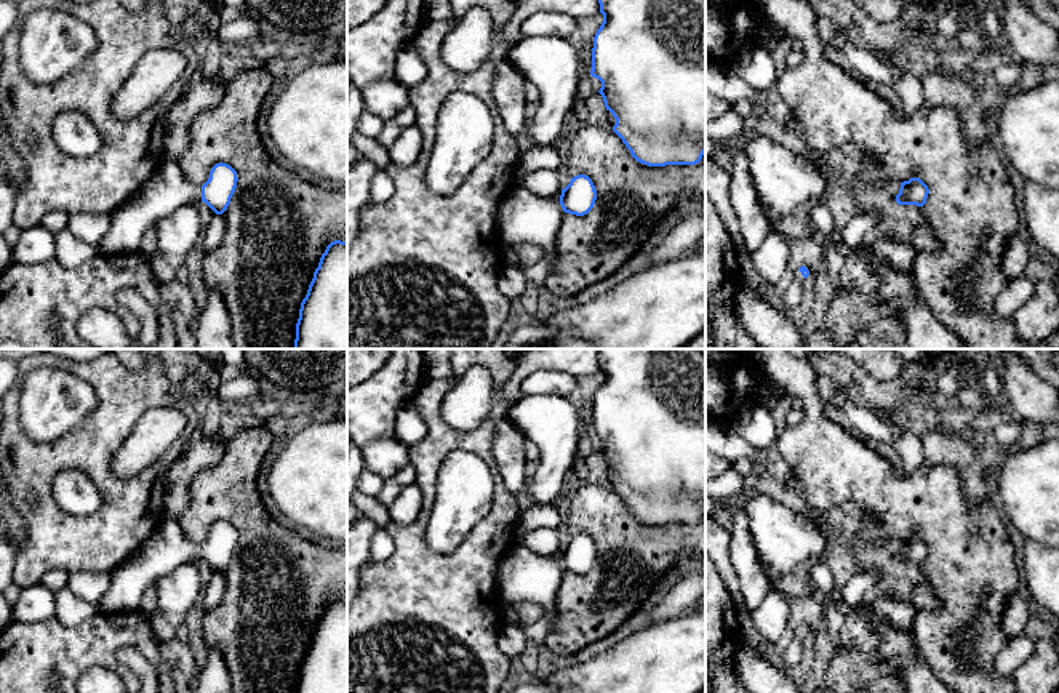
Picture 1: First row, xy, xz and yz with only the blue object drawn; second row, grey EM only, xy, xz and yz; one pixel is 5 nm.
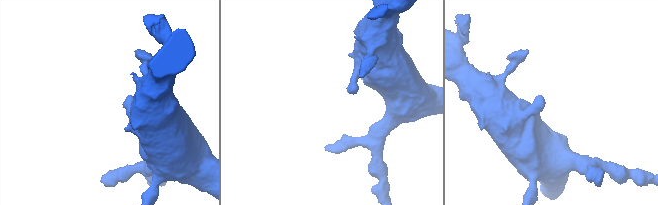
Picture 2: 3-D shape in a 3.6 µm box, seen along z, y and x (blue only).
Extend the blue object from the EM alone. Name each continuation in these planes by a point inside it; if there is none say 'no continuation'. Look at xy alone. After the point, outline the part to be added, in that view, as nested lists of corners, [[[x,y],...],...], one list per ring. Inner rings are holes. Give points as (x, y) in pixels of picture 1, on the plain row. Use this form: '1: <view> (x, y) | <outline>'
1: xy (167, 548) | [[[163,519],[144,544],[117,570],[96,603],[101,613],[139,610],[144,591],[181,565],[202,560],[202,544],[189,539],[178,520]]]

